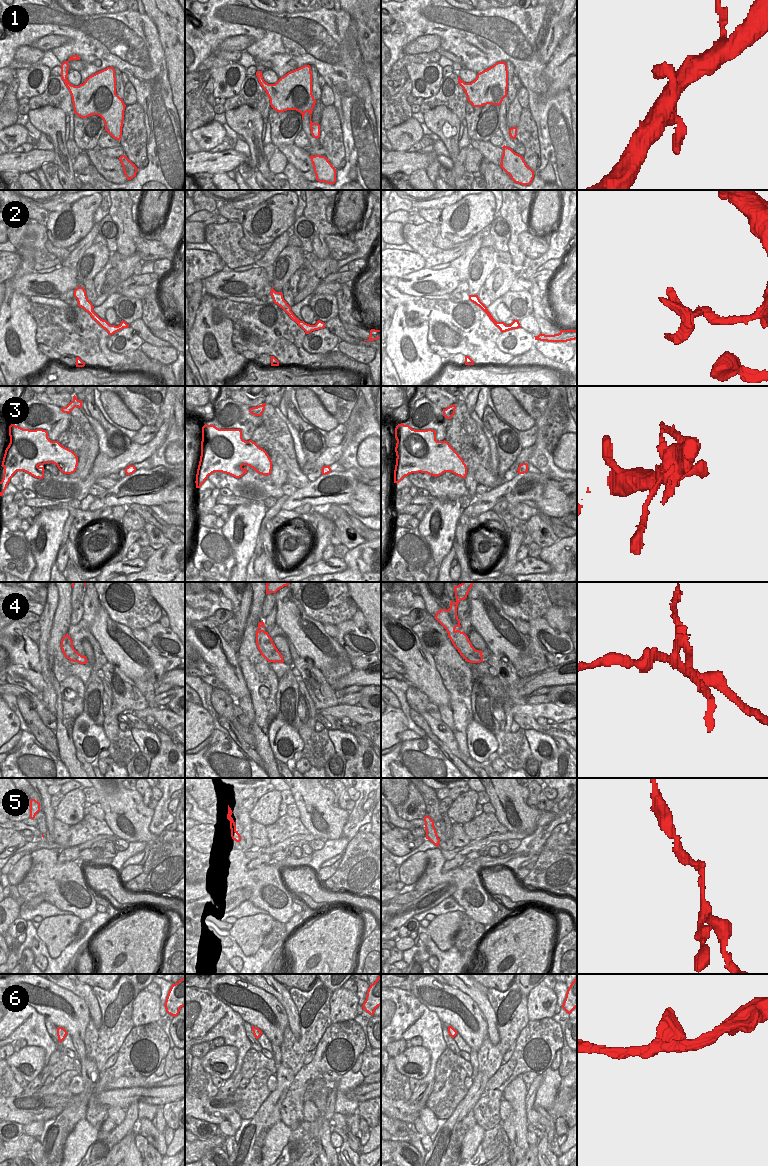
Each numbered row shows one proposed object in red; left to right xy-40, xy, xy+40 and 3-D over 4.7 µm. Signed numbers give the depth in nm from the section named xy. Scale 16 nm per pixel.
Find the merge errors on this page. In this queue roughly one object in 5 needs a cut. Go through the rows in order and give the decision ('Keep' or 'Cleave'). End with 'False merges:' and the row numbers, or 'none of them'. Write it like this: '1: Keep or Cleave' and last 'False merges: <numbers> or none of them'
1: Keep
2: Keep
3: Keep
4: Cleave
5: Keep
6: Keep
False merges: 4

